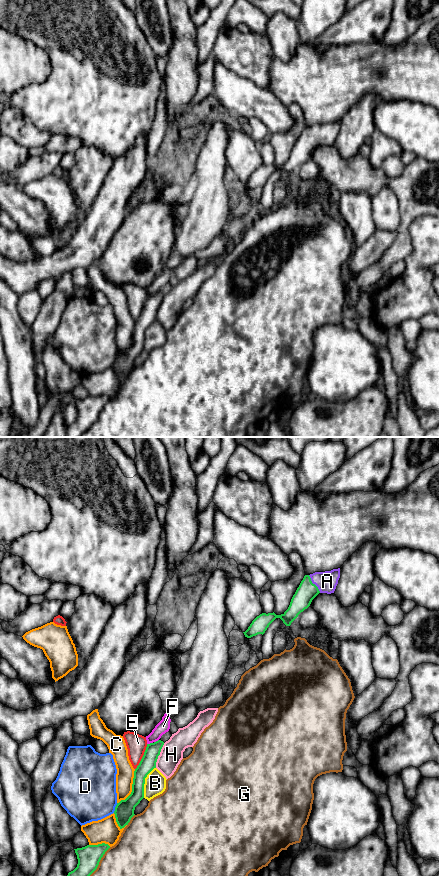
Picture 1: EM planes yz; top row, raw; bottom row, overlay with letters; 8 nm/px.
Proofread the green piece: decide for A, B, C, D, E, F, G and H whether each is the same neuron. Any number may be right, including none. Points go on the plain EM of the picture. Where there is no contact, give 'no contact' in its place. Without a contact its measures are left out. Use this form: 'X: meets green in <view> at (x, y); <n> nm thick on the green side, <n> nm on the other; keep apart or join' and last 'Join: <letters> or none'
A: meets green in yz at (314, 136); 160 nm thick on the green side, 160 nm on the other; join
B: meets green in yz at (144, 334); 130 nm thick on the green side, 180 nm on the other; keep apart
C: meets green in yz at (132, 340); 160 nm thick on the green side, 140 nm on the other; keep apart
D: meets green in yz at (115, 360); 160 nm thick on the green side, 440 nm on the other; keep apart
E: meets green in yz at (142, 309); 130 nm thick on the green side, 160 nm on the other; keep apart
F: meets green in yz at (150, 295); 130 nm thick on the green side, 100 nm on the other; keep apart
G: meets green in yz at (97, 418); 180 nm thick on the green side, 500 nm on the other; keep apart
H: meets green in yz at (159, 306); 130 nm thick on the green side, 180 nm on the other; keep apart
Join: A

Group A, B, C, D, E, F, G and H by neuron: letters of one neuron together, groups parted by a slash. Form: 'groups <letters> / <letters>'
groups A / B / C / D / E / F / G / H

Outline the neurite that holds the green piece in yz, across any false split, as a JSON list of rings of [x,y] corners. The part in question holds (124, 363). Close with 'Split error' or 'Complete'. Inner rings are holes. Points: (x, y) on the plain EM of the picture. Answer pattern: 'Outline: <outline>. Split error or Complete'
Outline: [[[158,292],[154,295],[147,296],[144,307],[134,323],[132,344],[125,351],[117,355],[115,359],[115,370],[120,381],[124,380],[135,367],[135,359],[144,350],[144,336],[147,327],[156,320],[156,314],[160,307],[164,294]]]. Complete

